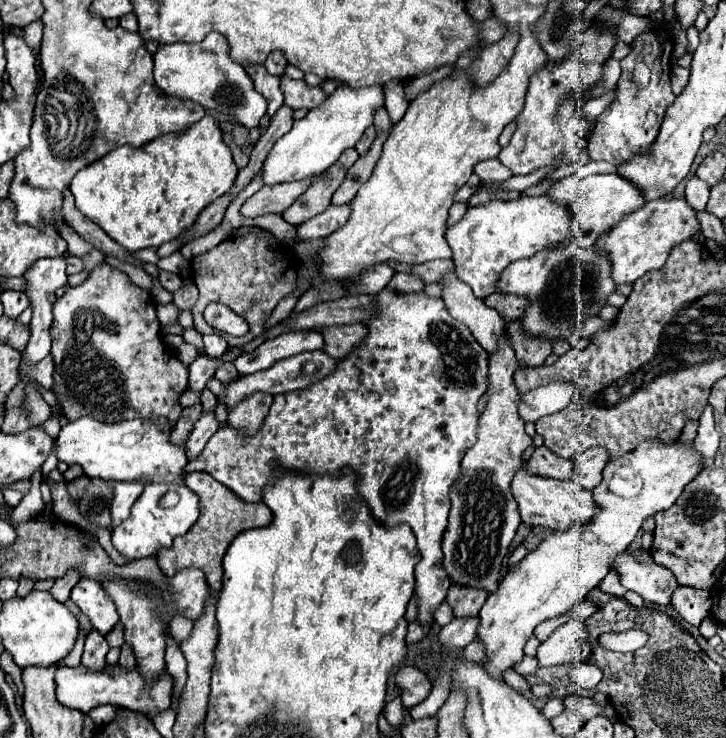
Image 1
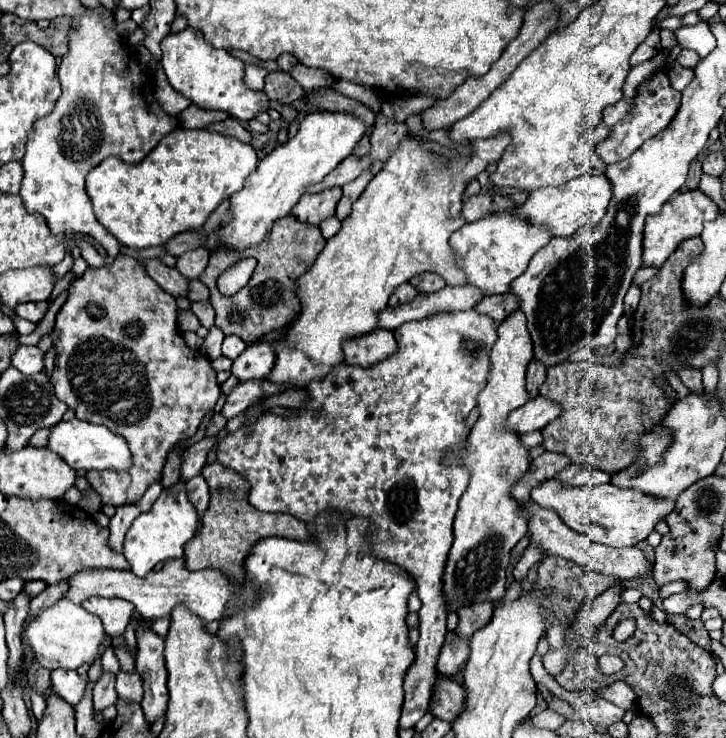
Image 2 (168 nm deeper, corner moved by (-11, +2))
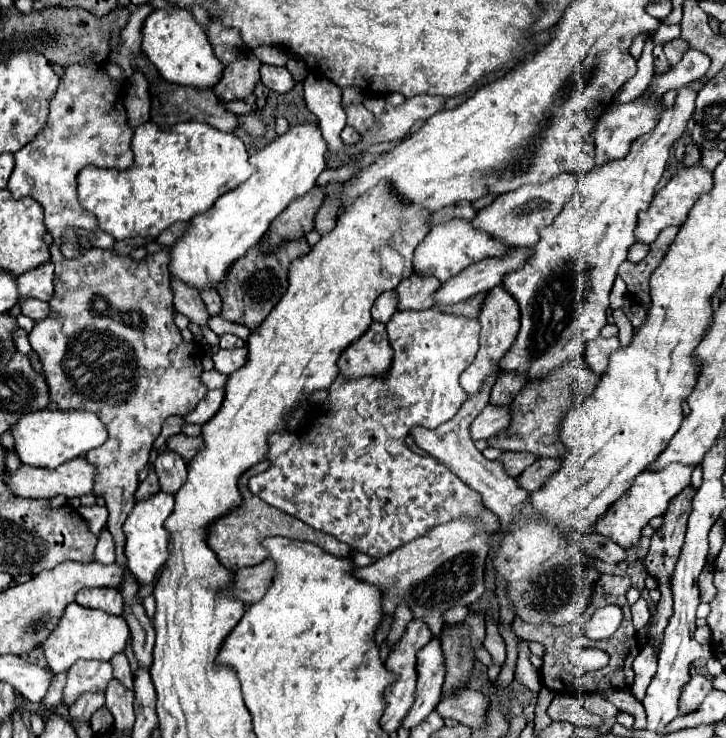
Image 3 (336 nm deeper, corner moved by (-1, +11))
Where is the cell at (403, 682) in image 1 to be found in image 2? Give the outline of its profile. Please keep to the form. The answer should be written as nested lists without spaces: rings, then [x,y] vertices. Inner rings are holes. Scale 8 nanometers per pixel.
[[[442,678],[434,686],[434,694],[430,702],[432,714],[440,720],[454,722],[454,718],[464,710],[464,700],[466,700],[464,688],[450,678]]]

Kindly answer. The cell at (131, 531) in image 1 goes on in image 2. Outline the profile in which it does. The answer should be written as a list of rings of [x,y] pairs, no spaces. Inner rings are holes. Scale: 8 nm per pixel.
[[[182,482],[172,486],[172,490],[164,490],[160,498],[152,504],[148,512],[142,512],[130,526],[124,542],[124,556],[130,562],[130,570],[136,576],[146,576],[150,570],[154,570],[156,564],[170,560],[170,558],[182,558],[184,544],[194,536],[198,524],[196,508],[186,498],[186,488]]]

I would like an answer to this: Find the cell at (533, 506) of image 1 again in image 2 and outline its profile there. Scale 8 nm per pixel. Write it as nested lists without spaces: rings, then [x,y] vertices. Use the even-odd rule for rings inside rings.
[[[554,478],[542,482],[532,490],[532,500],[544,508],[552,508],[558,516],[576,532],[586,534],[594,542],[608,546],[636,546],[646,540],[654,526],[674,510],[674,500],[656,498],[632,488],[618,488],[614,484],[602,484],[594,488],[564,488]]]

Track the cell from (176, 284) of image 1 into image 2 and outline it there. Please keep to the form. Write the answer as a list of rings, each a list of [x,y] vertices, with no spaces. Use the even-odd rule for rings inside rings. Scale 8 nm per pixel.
[[[190,280],[190,292],[188,292],[192,302],[208,302],[210,292],[200,280]]]

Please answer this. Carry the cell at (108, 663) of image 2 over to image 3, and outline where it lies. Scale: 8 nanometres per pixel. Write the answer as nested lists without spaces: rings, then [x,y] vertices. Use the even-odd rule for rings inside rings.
[[[76,661],[68,669],[64,687],[64,705],[72,705],[86,691],[104,691],[112,679],[112,665],[108,661]]]

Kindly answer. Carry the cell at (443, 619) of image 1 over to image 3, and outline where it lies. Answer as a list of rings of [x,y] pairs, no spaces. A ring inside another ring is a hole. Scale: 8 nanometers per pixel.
[[[460,605],[454,606],[444,613],[443,615],[444,622],[448,624],[453,624],[463,621],[466,618],[468,611],[469,608],[466,606]]]

